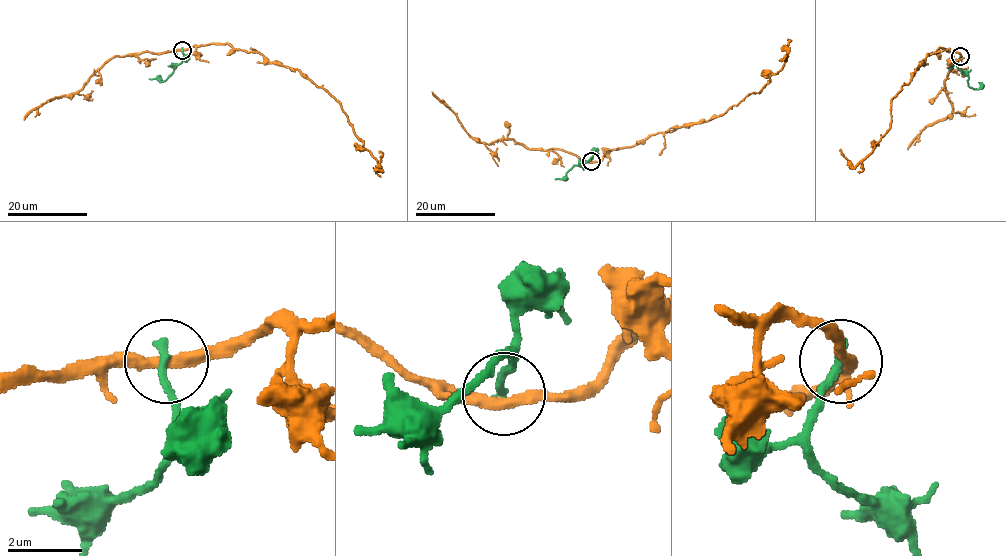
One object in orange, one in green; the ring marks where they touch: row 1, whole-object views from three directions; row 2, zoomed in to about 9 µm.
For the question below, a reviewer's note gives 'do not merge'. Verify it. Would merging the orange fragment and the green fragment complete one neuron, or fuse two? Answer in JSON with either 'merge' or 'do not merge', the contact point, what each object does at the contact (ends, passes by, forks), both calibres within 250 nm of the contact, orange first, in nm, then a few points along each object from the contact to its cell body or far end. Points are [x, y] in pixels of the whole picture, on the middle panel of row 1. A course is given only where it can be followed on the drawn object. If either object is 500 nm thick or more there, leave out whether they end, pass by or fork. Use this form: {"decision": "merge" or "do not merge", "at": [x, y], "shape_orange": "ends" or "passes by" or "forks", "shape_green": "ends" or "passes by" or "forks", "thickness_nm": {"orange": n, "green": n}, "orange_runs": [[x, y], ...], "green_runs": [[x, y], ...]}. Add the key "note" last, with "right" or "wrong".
{"decision": "do not merge", "at": [591, 161], "shape_orange": "passes by", "shape_green": "ends", "thickness_nm": {"orange": 320, "green": 280}, "orange_runs": [[591, 162], [654, 134], [724, 114], [748, 95], [761, 90], [778, 72], [787, 39]], "green_runs": [[591, 161], [592, 157], [580, 167], [574, 166], [562, 178], [555, 178]], "note": "right"}

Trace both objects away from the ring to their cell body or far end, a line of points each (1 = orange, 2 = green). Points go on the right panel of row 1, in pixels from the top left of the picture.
1: (961, 56), (940, 47), (928, 54), (892, 100), (890, 129), (854, 167), (840, 149)
2: (960, 56), (957, 66), (969, 78), (969, 86), (977, 89), (982, 86)

